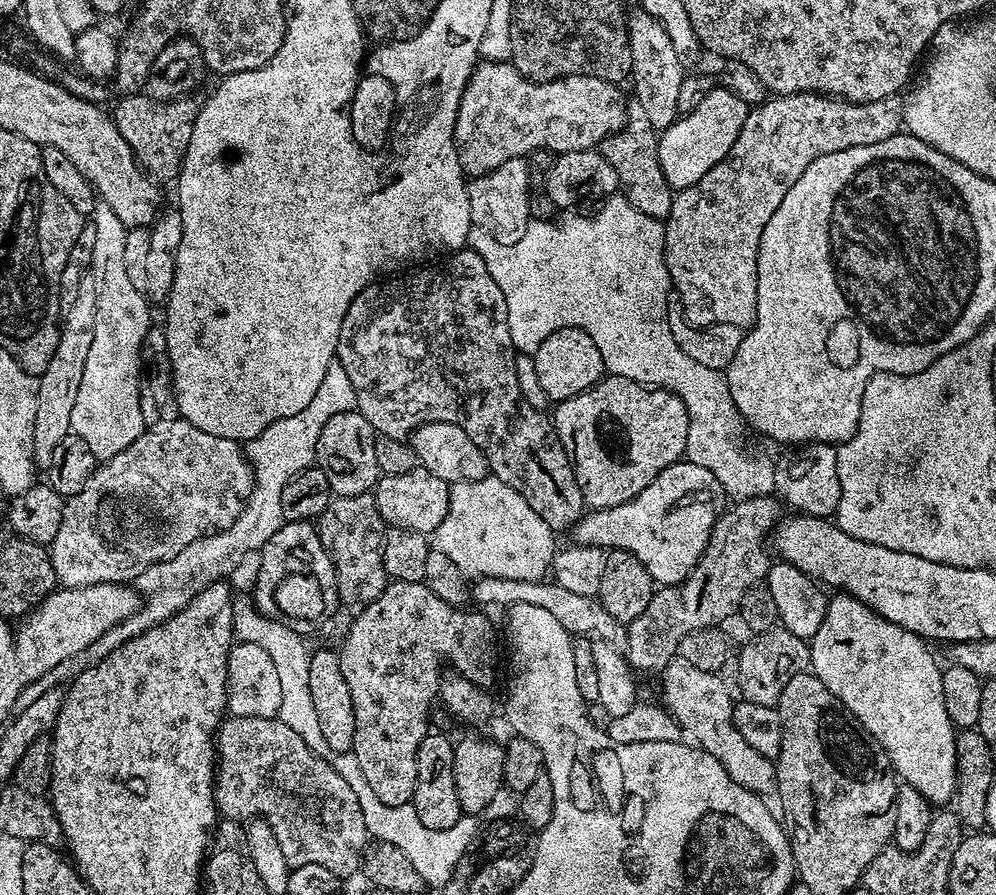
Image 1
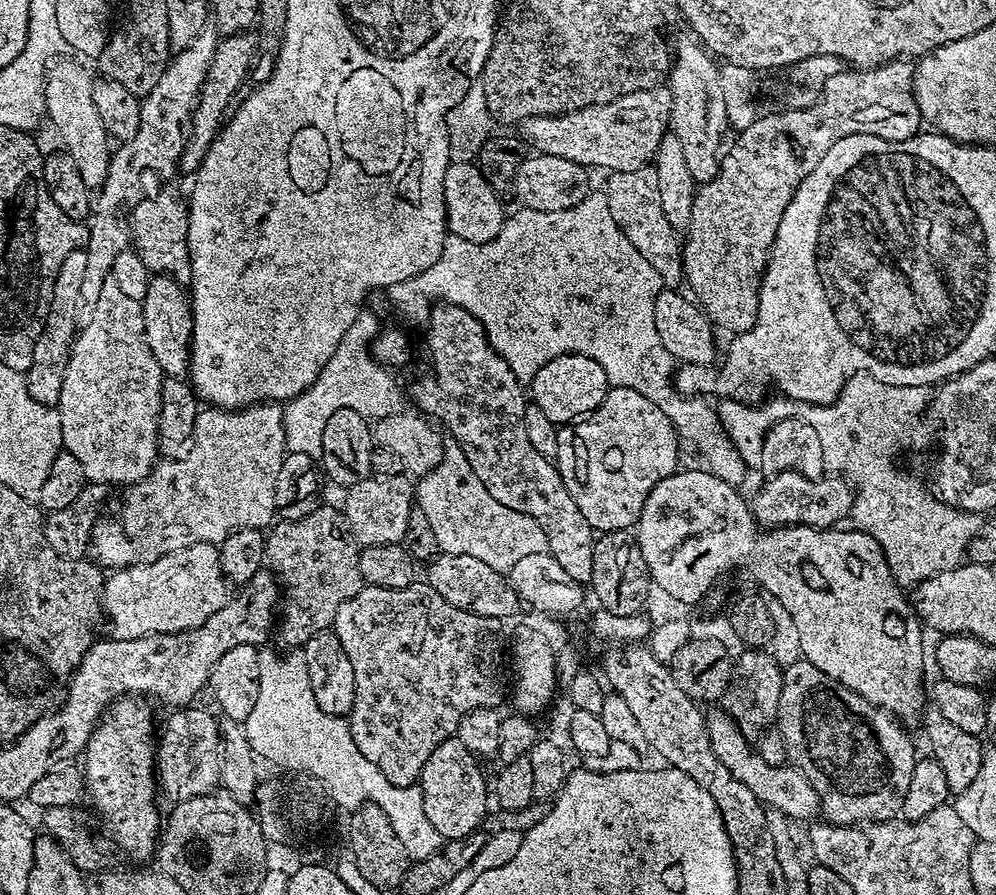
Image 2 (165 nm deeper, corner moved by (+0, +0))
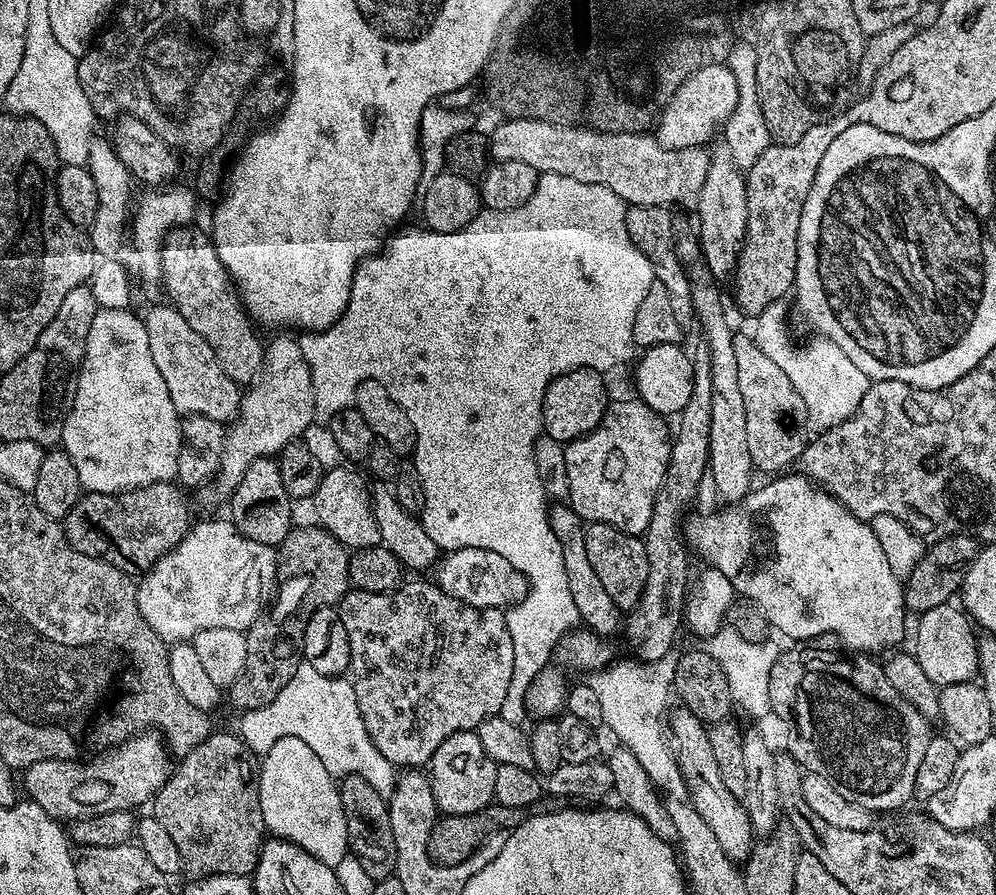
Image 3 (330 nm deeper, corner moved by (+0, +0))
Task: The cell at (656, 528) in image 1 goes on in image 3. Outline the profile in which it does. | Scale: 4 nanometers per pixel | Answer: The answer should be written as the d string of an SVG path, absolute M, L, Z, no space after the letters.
M792 474L777 475L775 478L769 479L772 480L769 484L764 484L761 488L753 487L743 500L733 503L731 506L724 506L721 512L712 512L709 516L689 515L683 525L687 547L695 555L697 552L711 567L720 570L741 597L753 600L763 610L769 625L790 634L793 642L812 642L815 641L812 640L815 636L832 635L837 636L845 644L845 646L843 645L845 649L856 654L877 654L876 652L882 651L883 648L895 649L899 645L896 643L904 636L904 616L906 617L904 586L901 577L896 576L894 570L890 570L890 562L886 562L886 554L882 554L882 546L856 544L856 524L859 522L859 518L850 514L850 510L846 510L846 506L842 506L842 502L834 499L820 485L813 484L807 476L803 474L788 475Z

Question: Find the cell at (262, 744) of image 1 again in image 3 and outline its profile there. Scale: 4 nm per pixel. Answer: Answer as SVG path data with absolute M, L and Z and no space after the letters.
M144 730L129 735L125 740L128 740L125 744L93 760L65 758L34 762L22 772L22 788L28 791L25 792L27 799L42 806L46 814L61 822L81 820L94 814L110 814L114 810L132 812L139 804L147 805L172 774L174 764L168 745L156 730Z

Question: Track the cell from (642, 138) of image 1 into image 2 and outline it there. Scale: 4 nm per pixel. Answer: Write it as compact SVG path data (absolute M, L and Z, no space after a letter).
M645 166L638 170L626 170L625 172L614 172L607 177L608 188L606 195L610 202L610 214L614 214L614 222L626 234L626 238L636 249L644 255L646 262L658 270L661 285L665 288L679 289L684 280L684 253L682 251L682 240L678 235L677 229L670 226L666 219L666 213L662 210L662 194L658 190L658 174L655 167Z

